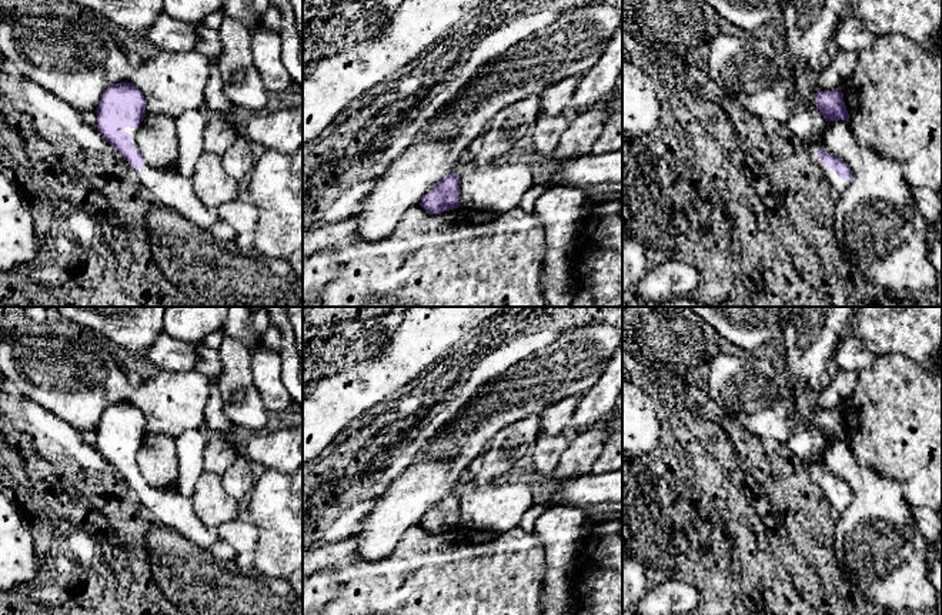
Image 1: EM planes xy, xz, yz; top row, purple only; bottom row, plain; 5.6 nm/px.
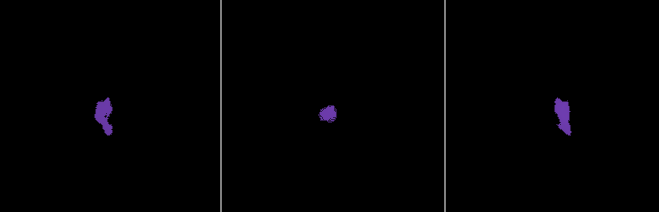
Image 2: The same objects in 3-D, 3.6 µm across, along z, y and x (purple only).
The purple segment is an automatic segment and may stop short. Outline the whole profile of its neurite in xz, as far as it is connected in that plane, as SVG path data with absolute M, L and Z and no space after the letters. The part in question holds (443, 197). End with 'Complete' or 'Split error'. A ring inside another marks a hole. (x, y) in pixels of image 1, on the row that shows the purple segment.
M452 171L434 185L420 205L430 214L441 214L460 207L460 177Z. Complete

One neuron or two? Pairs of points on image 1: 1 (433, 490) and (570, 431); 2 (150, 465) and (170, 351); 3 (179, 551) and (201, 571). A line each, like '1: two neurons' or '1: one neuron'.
1: two neurons
2: two neurons
3: one neuron

